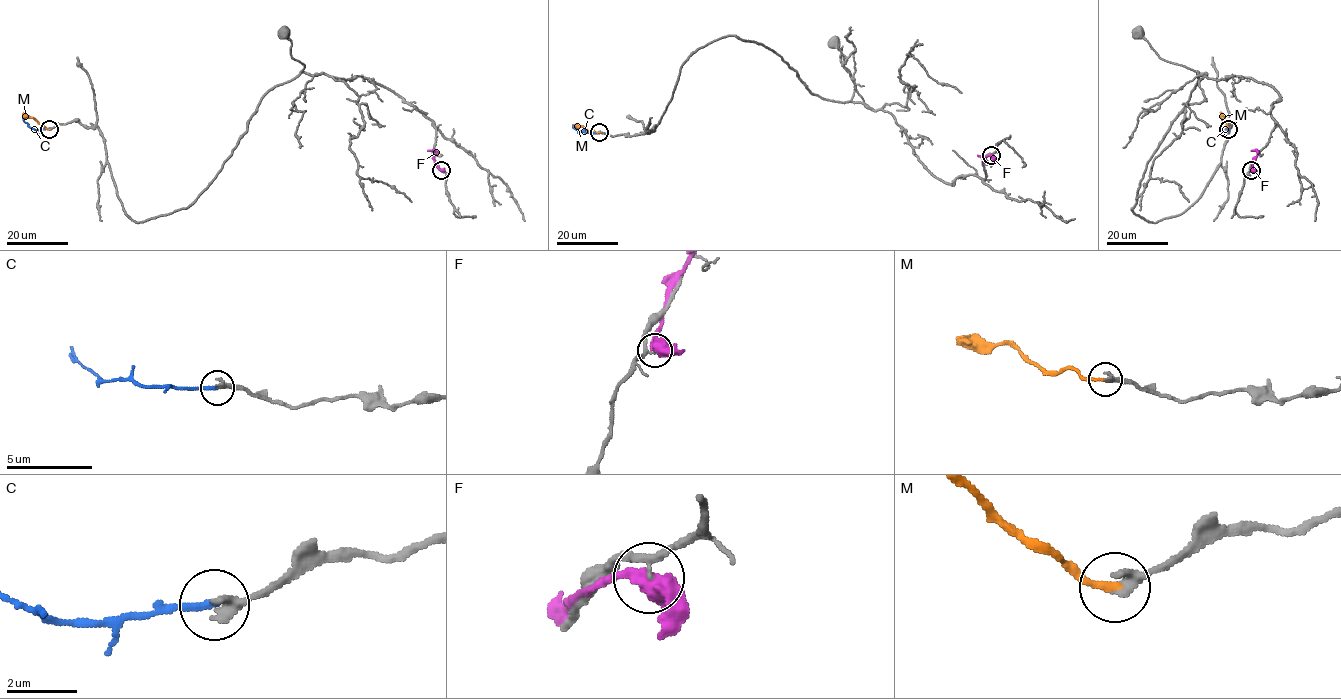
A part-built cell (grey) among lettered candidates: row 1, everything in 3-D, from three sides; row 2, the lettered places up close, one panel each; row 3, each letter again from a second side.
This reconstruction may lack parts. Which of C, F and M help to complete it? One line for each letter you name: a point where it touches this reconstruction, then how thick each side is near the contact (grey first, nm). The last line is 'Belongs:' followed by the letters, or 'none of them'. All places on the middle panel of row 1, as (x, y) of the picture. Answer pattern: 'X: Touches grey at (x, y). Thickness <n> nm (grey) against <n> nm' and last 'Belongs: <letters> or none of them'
M: Touches grey at (599, 132). Thickness 240 nm (grey) against 200 nm
Belongs: M

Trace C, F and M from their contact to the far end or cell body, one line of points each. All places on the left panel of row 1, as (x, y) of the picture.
C: (49, 128), (35, 130), (23, 118)
F: (441, 171), (435, 162), (434, 151), (428, 151)
M: (49, 129), (22, 113)

